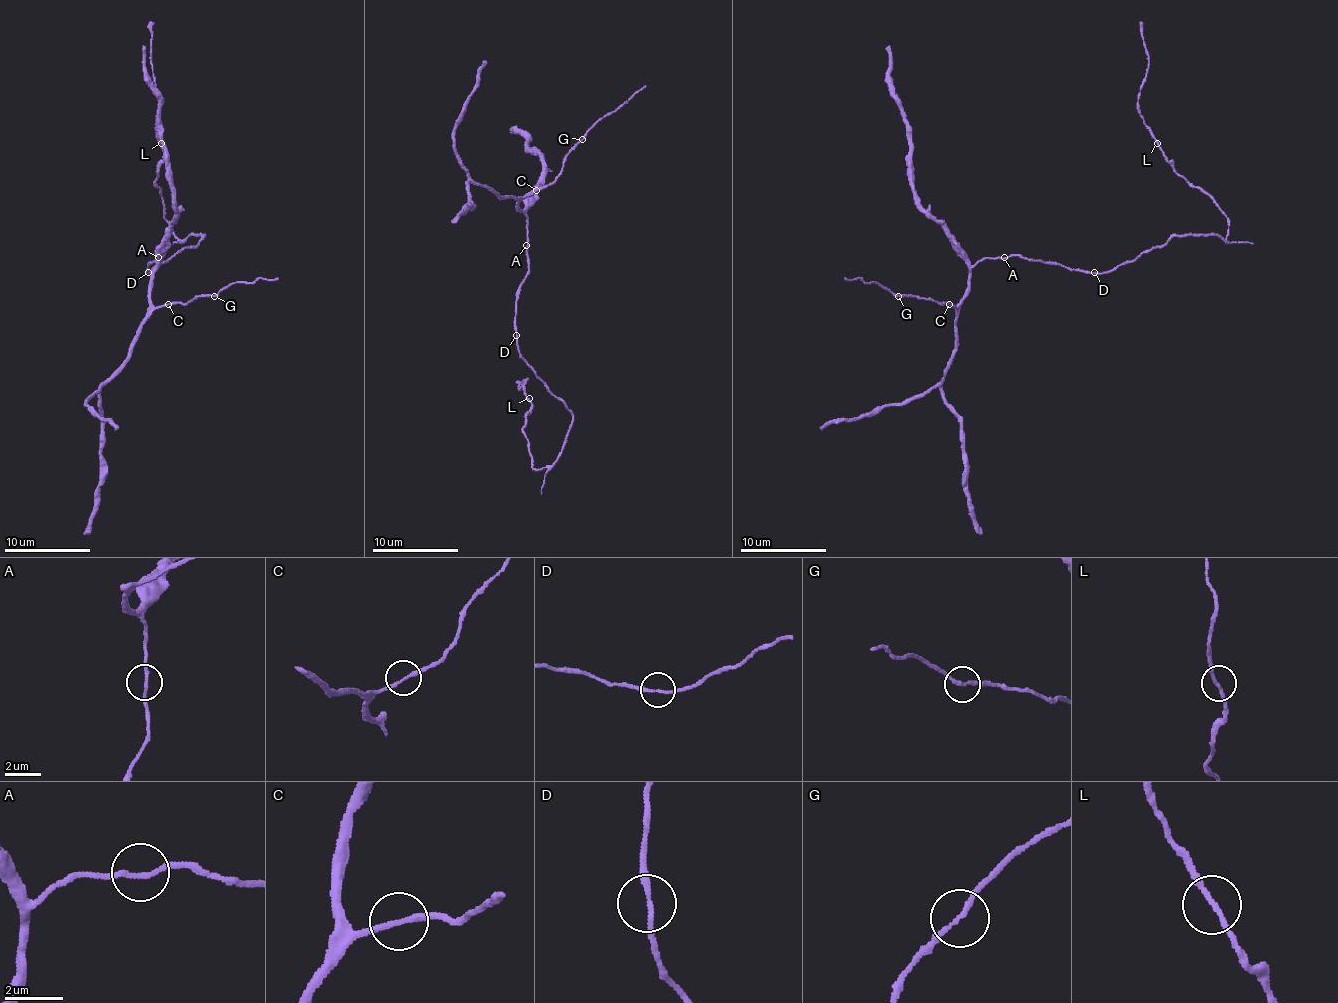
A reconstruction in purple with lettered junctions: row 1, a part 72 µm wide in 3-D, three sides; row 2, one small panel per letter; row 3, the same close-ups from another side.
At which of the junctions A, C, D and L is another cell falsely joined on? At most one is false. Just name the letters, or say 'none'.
none

